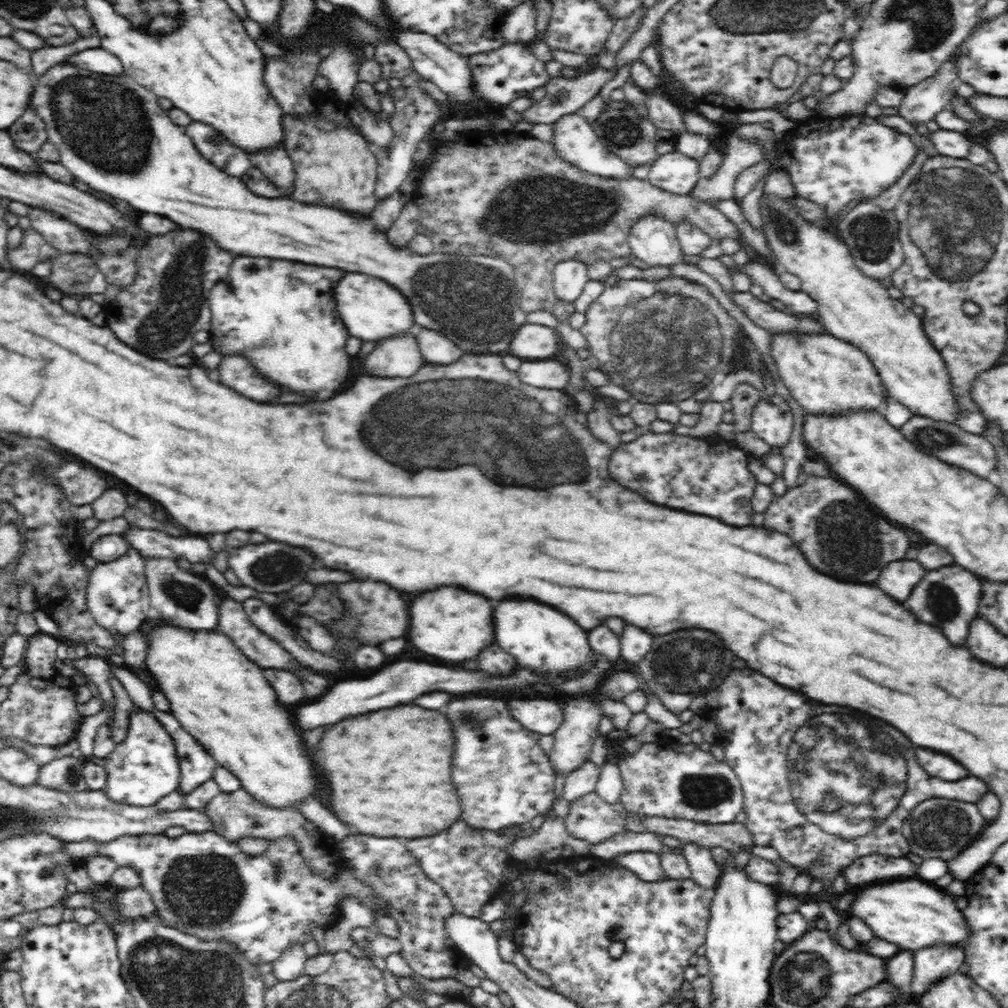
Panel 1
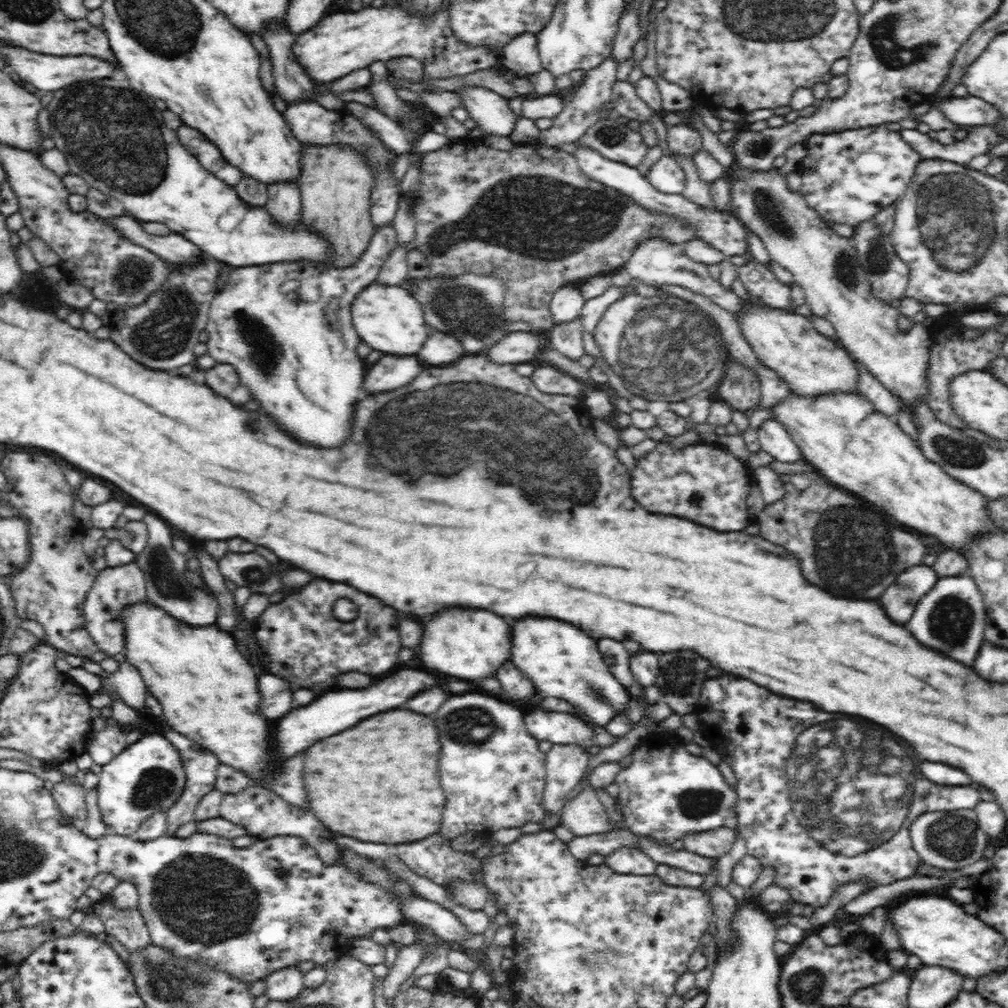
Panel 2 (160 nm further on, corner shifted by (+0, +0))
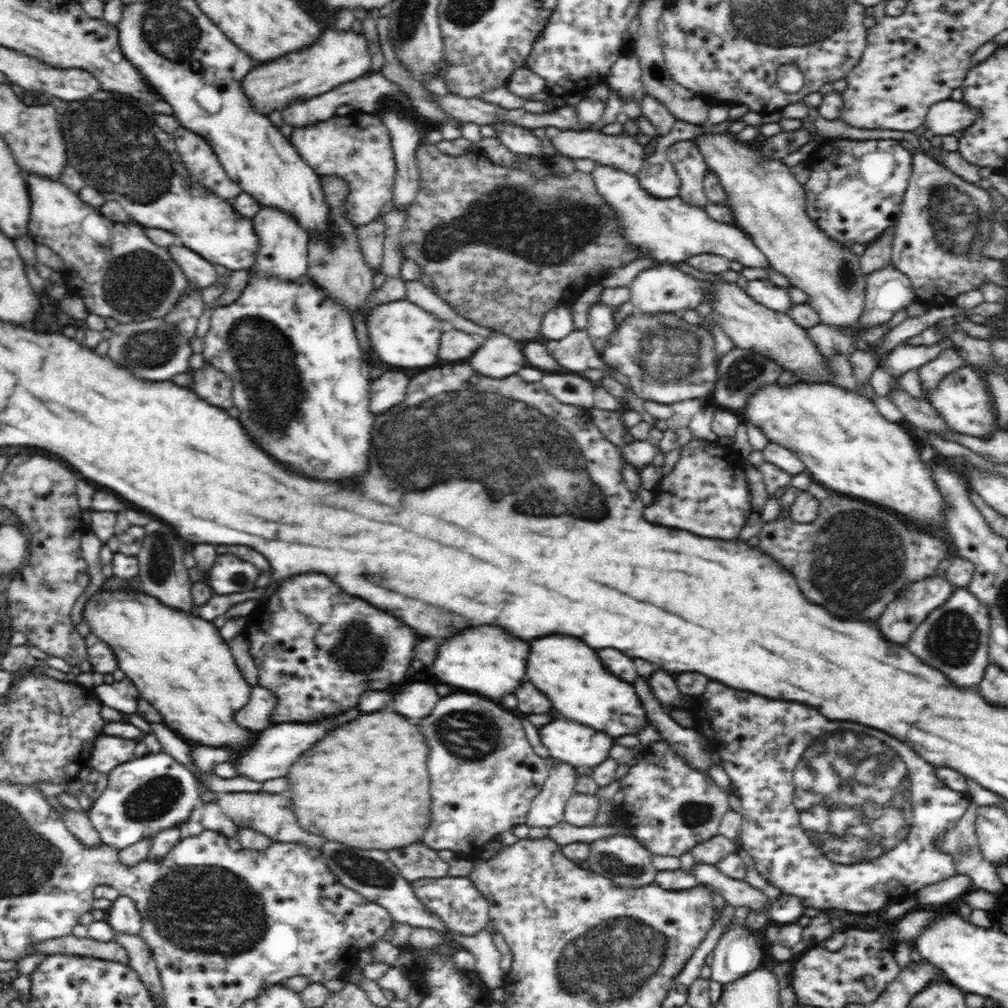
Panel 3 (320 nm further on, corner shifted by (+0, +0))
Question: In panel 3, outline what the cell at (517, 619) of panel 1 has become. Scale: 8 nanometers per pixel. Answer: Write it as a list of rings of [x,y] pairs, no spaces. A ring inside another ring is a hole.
[[[542,636],[530,644],[526,664],[528,680],[552,701],[553,708],[564,718],[587,724],[613,739],[624,734],[638,735],[646,724],[647,714],[634,688],[606,672],[605,666],[598,660],[598,654],[578,638]]]

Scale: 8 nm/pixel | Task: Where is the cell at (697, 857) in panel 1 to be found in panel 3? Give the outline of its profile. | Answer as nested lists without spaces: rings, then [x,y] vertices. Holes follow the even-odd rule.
[[[729,924],[722,932],[716,948],[712,950],[714,960],[709,965],[713,981],[728,984],[756,971],[762,962],[764,945],[754,933],[748,931],[744,924],[742,927],[730,927]]]

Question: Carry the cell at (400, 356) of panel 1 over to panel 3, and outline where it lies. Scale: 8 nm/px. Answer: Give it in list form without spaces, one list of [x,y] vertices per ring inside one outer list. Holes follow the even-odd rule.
[[[386,367],[380,378],[369,385],[371,412],[386,412],[404,400],[410,388],[408,370]]]

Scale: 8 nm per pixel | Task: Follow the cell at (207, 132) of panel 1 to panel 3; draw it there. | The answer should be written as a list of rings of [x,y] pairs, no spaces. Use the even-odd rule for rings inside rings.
[[[182,126],[172,135],[178,155],[182,157],[184,166],[193,179],[206,185],[216,196],[223,197],[223,200],[232,200],[243,191],[241,186],[227,175],[212,146],[203,136]]]

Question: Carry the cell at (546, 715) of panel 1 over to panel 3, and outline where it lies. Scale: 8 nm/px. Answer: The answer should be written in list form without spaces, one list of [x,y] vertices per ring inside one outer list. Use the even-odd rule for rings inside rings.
[[[556,720],[540,730],[541,742],[555,760],[570,761],[580,771],[606,760],[614,739],[576,720]]]

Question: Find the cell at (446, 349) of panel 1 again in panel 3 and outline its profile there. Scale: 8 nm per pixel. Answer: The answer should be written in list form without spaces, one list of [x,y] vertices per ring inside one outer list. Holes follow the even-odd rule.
[[[452,327],[444,329],[440,342],[439,361],[469,360],[478,348],[478,342],[470,334]]]

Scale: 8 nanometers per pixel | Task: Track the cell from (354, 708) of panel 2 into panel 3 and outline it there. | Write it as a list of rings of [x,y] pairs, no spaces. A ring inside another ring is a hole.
[[[308,719],[307,721],[280,721],[268,728],[265,728],[256,738],[256,744],[252,744],[252,748],[248,748],[248,752],[244,752],[238,760],[234,762],[235,774],[237,776],[245,776],[250,780],[258,782],[266,782],[272,778],[280,778],[288,774],[288,768],[298,760],[298,756],[302,752],[306,752],[308,748],[312,748],[314,742],[318,742],[320,738],[326,736],[326,732],[330,730],[332,720],[326,720],[322,724],[312,724],[316,719]]]

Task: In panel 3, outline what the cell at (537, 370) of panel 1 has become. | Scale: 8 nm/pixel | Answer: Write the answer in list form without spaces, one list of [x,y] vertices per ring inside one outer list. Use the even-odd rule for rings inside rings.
[[[546,374],[542,378],[542,386],[562,404],[592,409],[595,402],[594,384],[581,374],[566,374]]]

